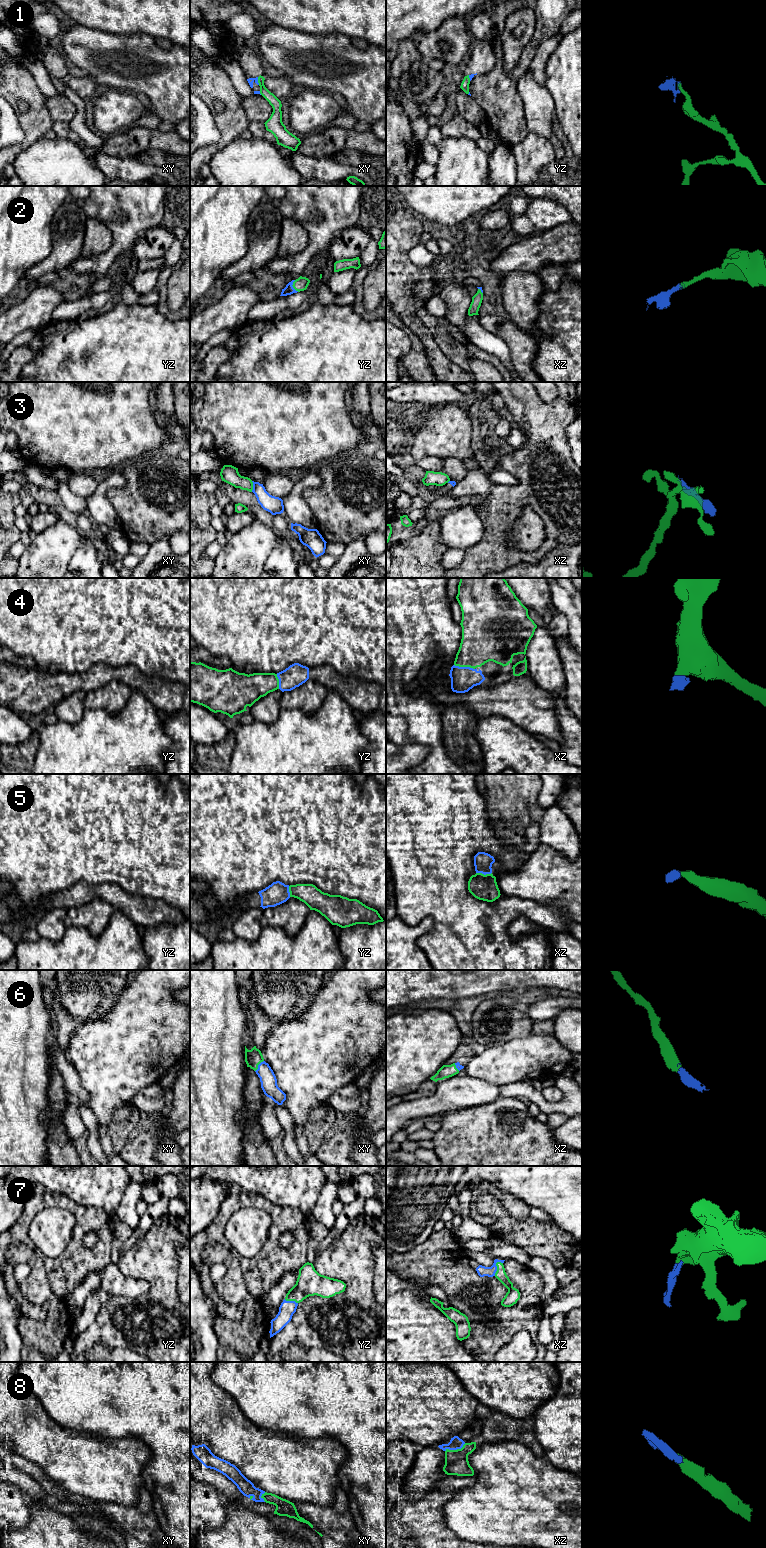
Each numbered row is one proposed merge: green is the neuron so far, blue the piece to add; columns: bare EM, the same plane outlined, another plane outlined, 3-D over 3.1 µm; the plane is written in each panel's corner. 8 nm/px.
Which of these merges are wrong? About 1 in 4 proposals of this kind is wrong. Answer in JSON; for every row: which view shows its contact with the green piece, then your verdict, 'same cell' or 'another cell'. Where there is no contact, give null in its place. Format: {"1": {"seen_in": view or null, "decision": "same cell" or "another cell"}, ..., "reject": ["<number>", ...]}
{"1": {"seen_in": "xy", "decision": "another cell"}, "2": {"seen_in": "yz", "decision": "same cell"}, "3": {"seen_in": "xy", "decision": "another cell"}, "4": {"seen_in": "xz", "decision": "same cell"}, "5": {"seen_in": "xz", "decision": "same cell"}, "6": {"seen_in": "xy", "decision": "same cell"}, "7": {"seen_in": "xz", "decision": "same cell"}, "8": {"seen_in": "xz", "decision": "same cell"}, "reject": ["1", "3"]}

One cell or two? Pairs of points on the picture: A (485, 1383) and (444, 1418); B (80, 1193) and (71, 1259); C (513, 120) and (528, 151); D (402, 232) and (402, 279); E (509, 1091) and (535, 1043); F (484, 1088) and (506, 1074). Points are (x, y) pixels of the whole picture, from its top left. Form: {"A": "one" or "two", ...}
{"A": "two", "B": "two", "C": "two", "D": "one", "E": "two", "F": "two"}

